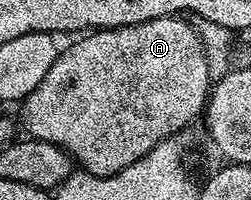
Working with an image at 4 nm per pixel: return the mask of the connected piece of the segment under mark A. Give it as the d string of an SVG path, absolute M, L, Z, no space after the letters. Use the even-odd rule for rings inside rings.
M184 16L151 18L133 26L119 26L113 30L94 30L77 37L80 39L69 50L67 48L61 49L60 55L50 67L50 72L46 72L42 84L38 84L38 88L34 88L34 92L30 92L30 96L24 98L22 105L19 107L19 110L21 109L20 122L24 125L25 130L23 133L27 137L46 140L50 144L62 148L74 159L75 165L83 173L105 178L122 172L122 168L130 168L130 164L142 160L142 156L146 156L146 152L153 150L157 144L184 132L180 130L186 129L199 114L201 117L205 113L210 87L214 82L212 67L208 64L205 42L200 38L199 29L195 25L191 26L186 19L187 17Z

